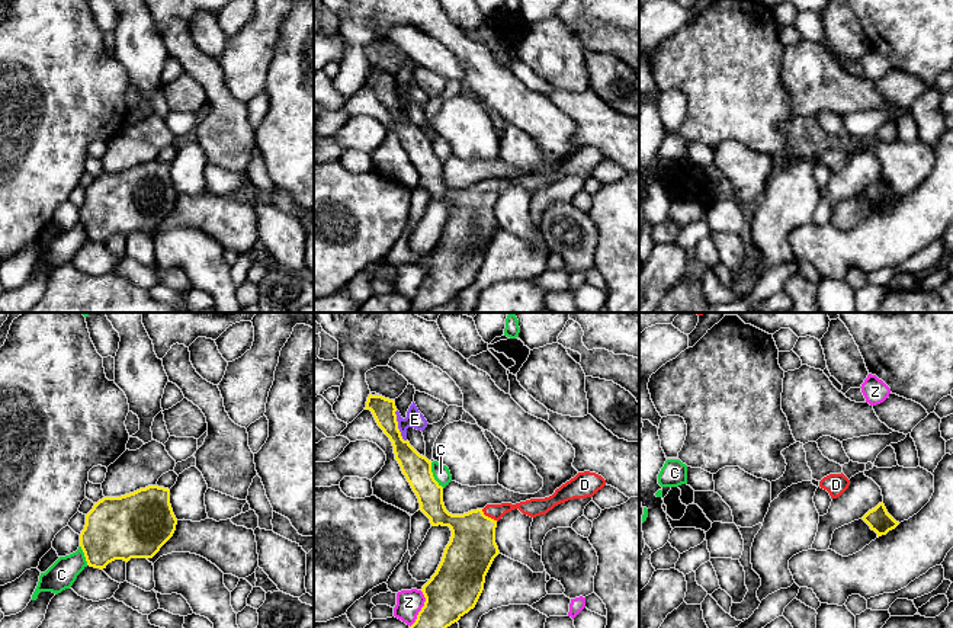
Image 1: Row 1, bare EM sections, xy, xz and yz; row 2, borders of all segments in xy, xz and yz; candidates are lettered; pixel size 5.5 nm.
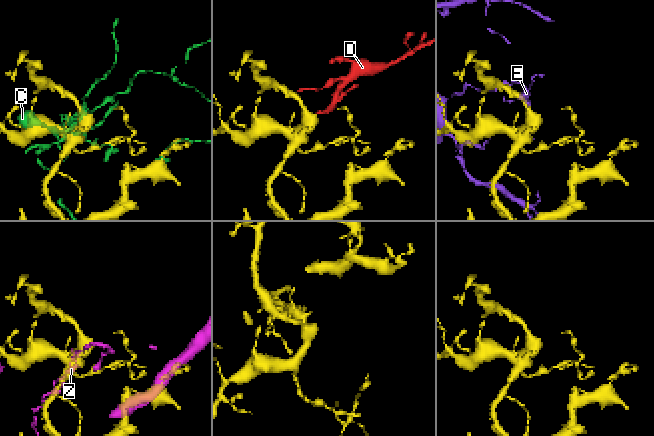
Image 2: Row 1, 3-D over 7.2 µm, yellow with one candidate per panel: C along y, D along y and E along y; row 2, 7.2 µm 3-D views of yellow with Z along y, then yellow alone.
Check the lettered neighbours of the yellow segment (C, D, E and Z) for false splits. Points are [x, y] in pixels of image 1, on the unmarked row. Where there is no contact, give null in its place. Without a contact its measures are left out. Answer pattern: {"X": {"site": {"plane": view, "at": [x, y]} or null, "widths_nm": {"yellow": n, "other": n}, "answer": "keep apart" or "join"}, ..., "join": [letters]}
{"C": {"site": {"plane": "xz", "at": [432, 150]}, "widths_nm": {"yellow": 160, "other": 90}, "answer": "keep apart"}, "D": {"site": {"plane": "xz", "at": [487, 191]}, "widths_nm": {"yellow": 260, "other": 90}, "answer": "join"}, "E": {"site": {"plane": "xz", "at": [397, 101]}, "widths_nm": {"yellow": 150, "other": 100}, "answer": "keep apart"}, "Z": {"site": {"plane": "xz", "at": [422, 284]}, "widths_nm": {"yellow": 280, "other": 140}, "answer": "keep apart"}, "join": ["D"]}

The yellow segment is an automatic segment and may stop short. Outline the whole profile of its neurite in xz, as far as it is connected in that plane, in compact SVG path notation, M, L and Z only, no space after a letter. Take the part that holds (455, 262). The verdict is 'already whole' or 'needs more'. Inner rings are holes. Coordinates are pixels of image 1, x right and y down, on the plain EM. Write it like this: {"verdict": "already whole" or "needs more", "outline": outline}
{"verdict": "needs more", "outline": "M369 68L365 84L372 86L378 100L392 116L395 134L418 173L418 185L430 193L431 201L449 201L452 205L436 247L421 263L426 276L410 301L410 313L429 313L475 282L485 250L500 228L495 202L506 188L519 183L523 189L536 192L568 174L593 172L606 160L601 150L584 145L545 173L487 179L484 183L452 189L443 177L443 161L433 151L431 135L401 110L395 76Z"}

